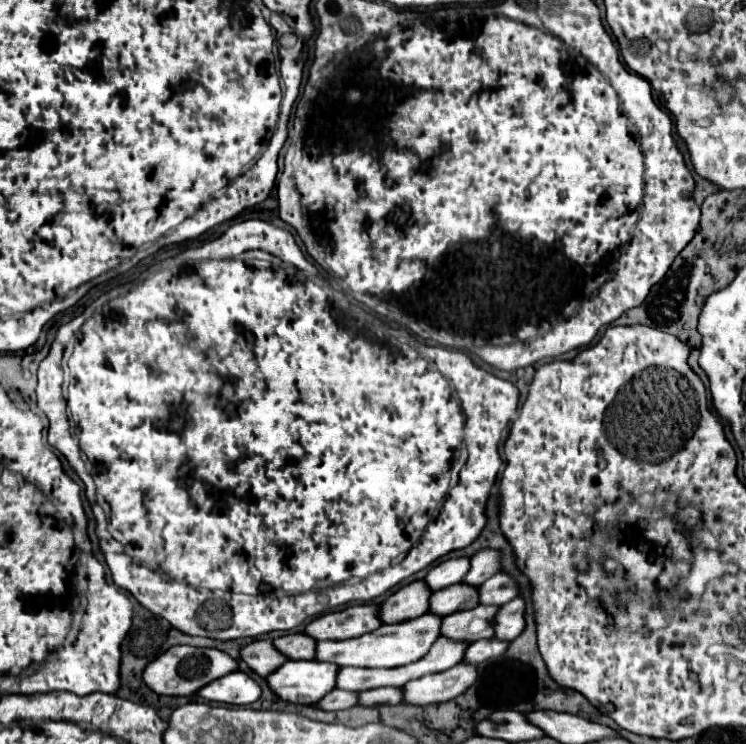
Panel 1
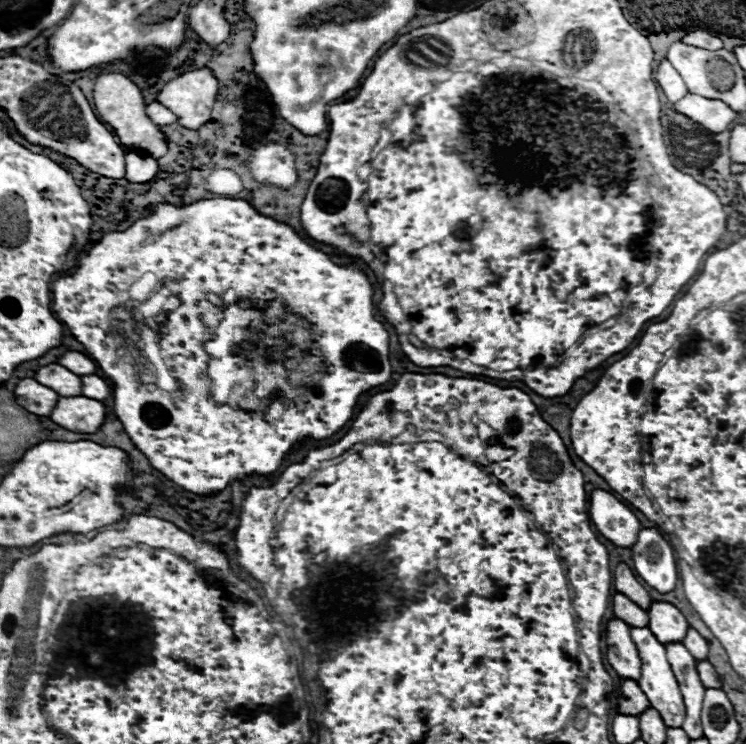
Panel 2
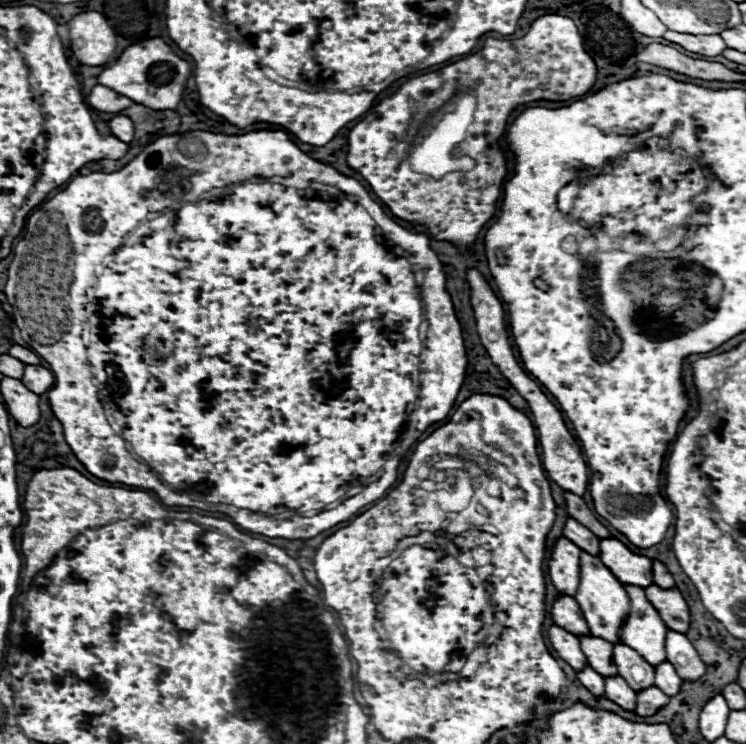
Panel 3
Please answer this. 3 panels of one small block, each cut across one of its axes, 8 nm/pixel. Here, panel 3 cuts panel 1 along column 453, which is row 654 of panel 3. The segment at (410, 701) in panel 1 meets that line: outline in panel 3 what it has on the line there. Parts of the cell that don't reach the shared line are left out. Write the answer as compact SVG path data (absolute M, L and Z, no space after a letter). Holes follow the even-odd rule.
M668 630L666 654L668 654L668 662L676 666L676 674L680 674L682 680L696 682L706 674L706 664L700 660L700 654L686 638L686 634Z

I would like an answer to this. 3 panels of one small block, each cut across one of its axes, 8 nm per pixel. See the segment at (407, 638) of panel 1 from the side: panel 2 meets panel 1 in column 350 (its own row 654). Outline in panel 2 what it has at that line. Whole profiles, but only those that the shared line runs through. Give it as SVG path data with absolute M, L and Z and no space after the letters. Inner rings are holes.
M648 626L646 628L630 628L630 634L632 634L632 642L636 642L636 648L638 648L638 654L640 654L640 662L642 662L642 674L640 674L640 680L638 680L640 688L648 696L650 706L660 712L664 724L680 728L682 722L684 722L686 710L684 710L684 700L682 700L682 694L680 694L680 686L678 686L678 682L674 678L674 672L672 672L670 664L668 664L664 644L660 644L656 640L656 636L650 632Z

